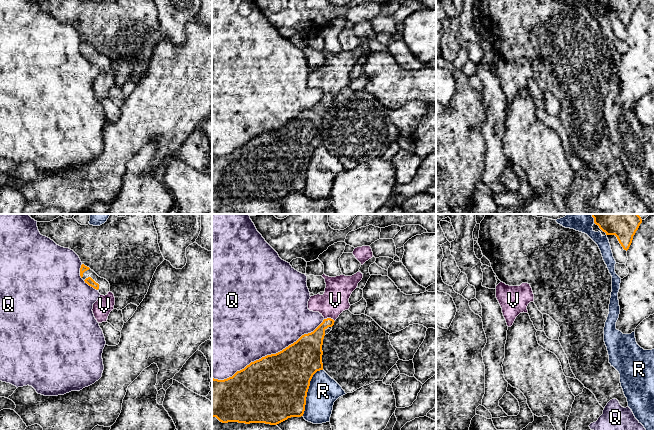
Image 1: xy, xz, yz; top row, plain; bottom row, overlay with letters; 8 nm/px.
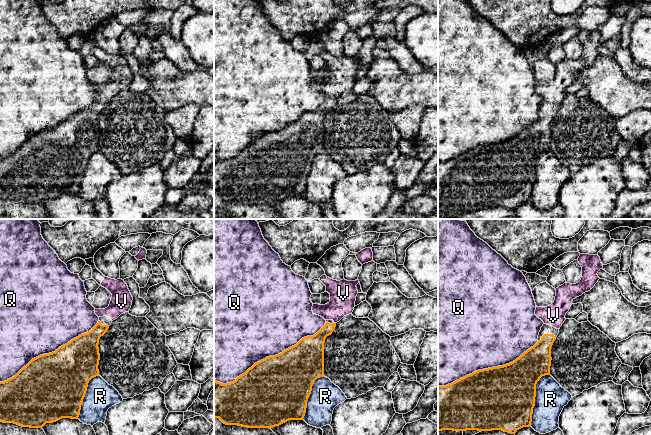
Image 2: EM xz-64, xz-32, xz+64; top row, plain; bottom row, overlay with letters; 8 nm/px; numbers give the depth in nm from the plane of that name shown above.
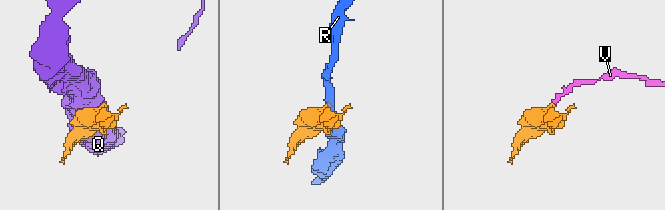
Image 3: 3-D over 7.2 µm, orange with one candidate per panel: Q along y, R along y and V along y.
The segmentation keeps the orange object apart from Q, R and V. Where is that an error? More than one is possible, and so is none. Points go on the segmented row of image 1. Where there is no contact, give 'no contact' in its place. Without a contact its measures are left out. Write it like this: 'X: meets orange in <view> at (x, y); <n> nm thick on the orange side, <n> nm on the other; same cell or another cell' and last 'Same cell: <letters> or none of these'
Q: meets orange in xz at (268, 355); 500 nm thick on the orange side, 500 nm on the other; another cell
R: meets orange in xz at (307, 391); 500 nm thick on the orange side, 240 nm on the other; another cell
V: meets orange in xz at (329, 318); 170 nm thick on the orange side, 220 nm on the other; same cell
Same cell: V

